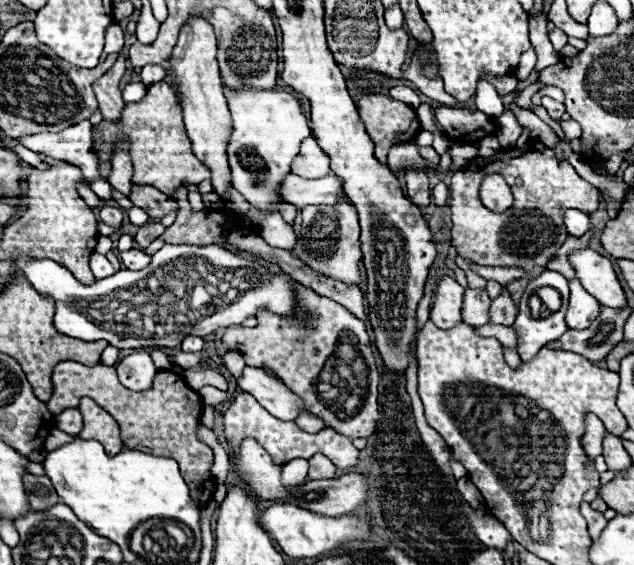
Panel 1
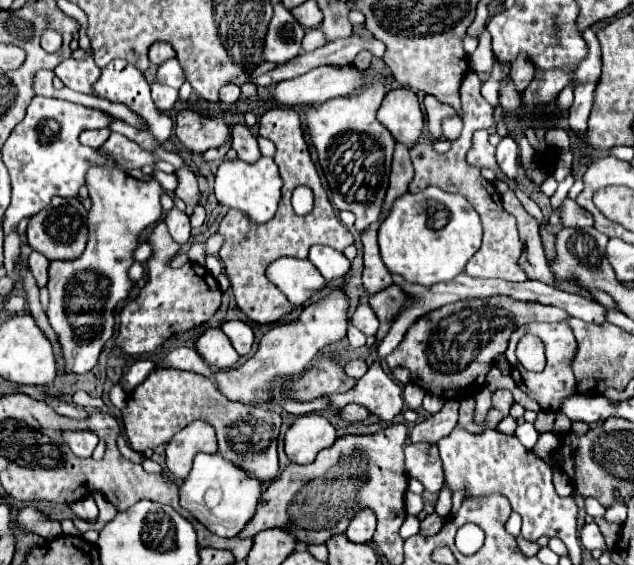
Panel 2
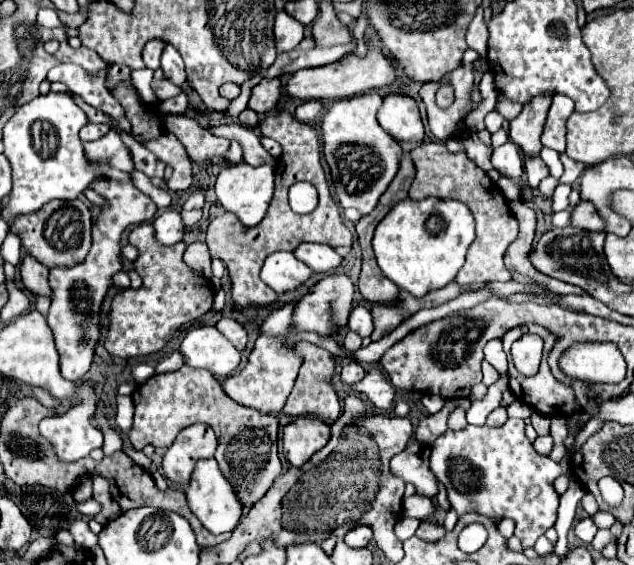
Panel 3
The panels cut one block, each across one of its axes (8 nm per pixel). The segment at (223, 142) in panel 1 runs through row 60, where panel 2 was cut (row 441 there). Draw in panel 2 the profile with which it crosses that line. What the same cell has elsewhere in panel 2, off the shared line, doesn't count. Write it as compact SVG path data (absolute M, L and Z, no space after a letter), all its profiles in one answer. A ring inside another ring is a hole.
M196 420L180 430L166 446L166 466L170 474L184 480L192 468L192 460L198 452L216 452L216 432L208 422Z

